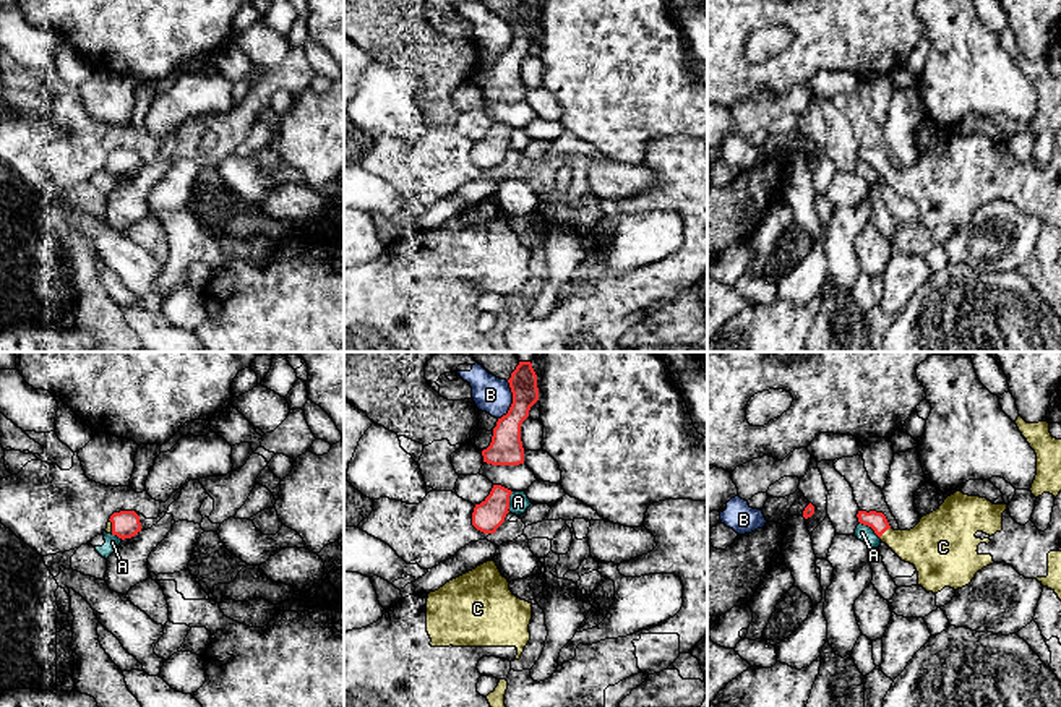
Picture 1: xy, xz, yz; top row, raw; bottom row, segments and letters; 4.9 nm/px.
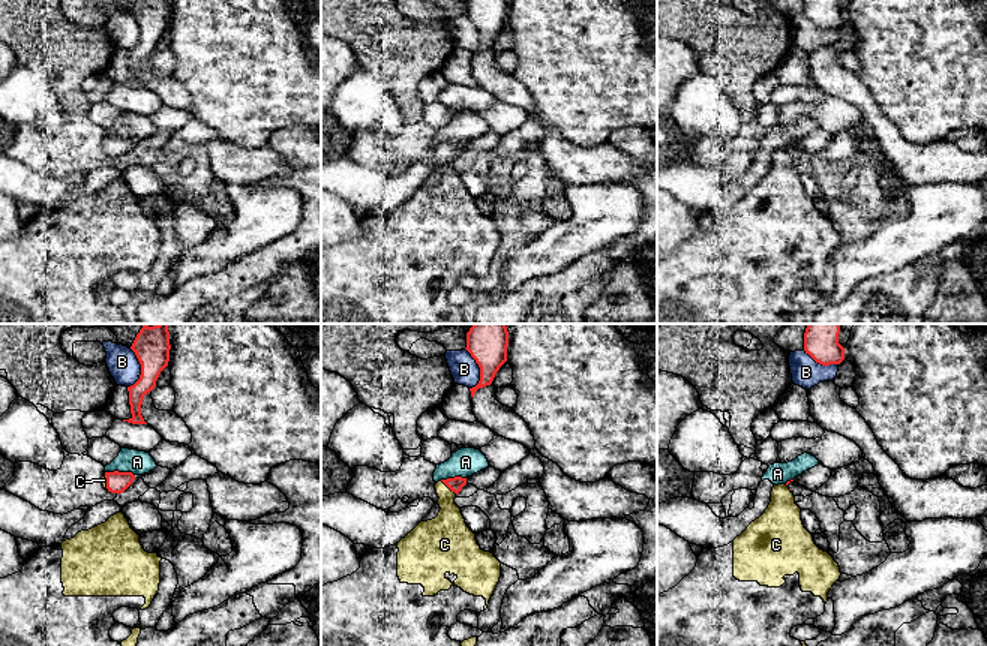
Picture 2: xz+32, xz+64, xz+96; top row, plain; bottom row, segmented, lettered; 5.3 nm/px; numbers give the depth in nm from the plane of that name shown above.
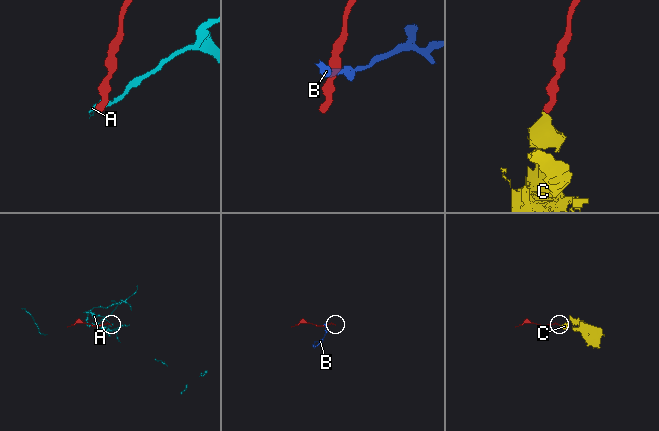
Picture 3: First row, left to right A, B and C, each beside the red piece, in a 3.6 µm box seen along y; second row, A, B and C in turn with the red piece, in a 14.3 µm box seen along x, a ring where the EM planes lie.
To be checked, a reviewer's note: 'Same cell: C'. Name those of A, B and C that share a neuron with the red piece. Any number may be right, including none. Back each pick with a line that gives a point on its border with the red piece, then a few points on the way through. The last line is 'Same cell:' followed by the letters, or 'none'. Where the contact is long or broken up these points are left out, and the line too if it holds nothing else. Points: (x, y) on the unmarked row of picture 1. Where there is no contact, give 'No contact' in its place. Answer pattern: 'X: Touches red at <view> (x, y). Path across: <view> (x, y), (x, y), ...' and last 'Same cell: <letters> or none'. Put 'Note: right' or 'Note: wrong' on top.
Note: right
C: Touches red at yz (884, 167). Path across: yz (876, 158), (884, 167), (904, 180), (933, 180)
Same cell: C

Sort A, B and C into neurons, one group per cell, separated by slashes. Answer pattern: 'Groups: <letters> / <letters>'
Groups: A / B / C

